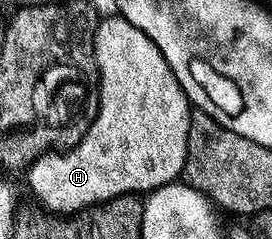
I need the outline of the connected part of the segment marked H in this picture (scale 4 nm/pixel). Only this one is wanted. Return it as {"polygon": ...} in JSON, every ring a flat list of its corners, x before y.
{"polygon":[[103,17,94,31,93,61,98,64,100,97,98,115,80,141,68,150,41,154,28,168,30,190,43,211,69,216,88,206,131,192,149,192,175,181,186,169,186,145,192,103,176,80,160,48,128,19]]}

